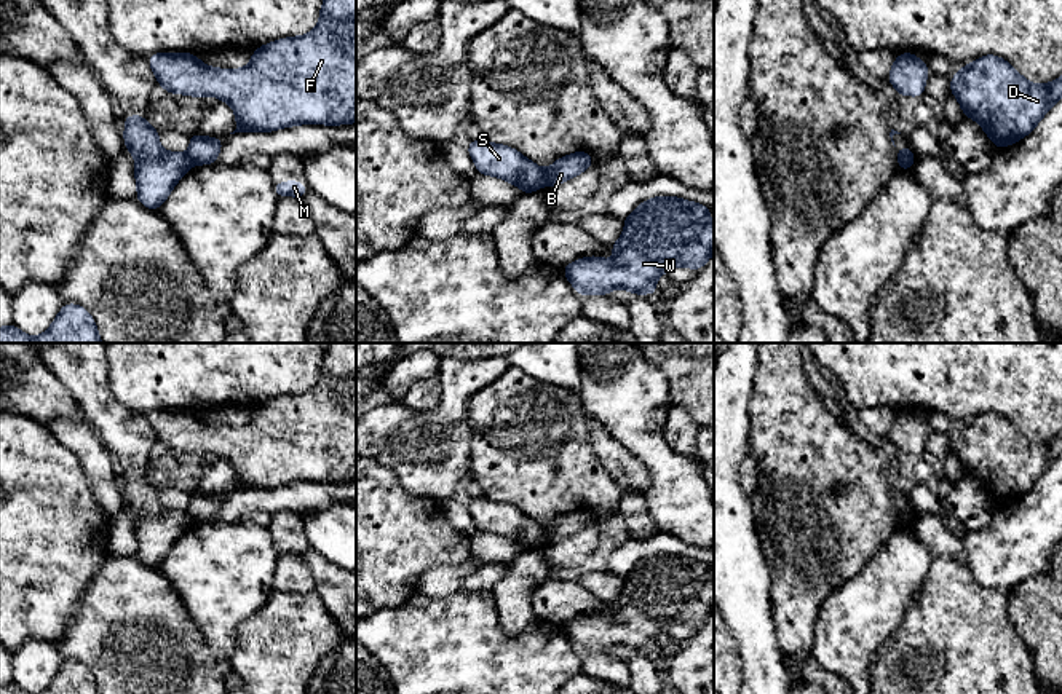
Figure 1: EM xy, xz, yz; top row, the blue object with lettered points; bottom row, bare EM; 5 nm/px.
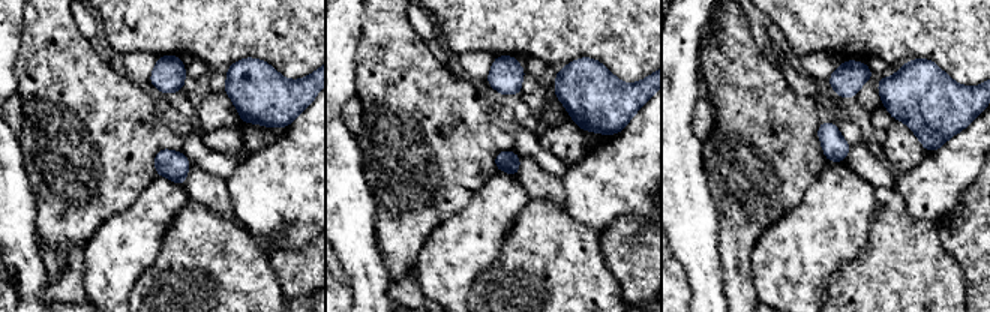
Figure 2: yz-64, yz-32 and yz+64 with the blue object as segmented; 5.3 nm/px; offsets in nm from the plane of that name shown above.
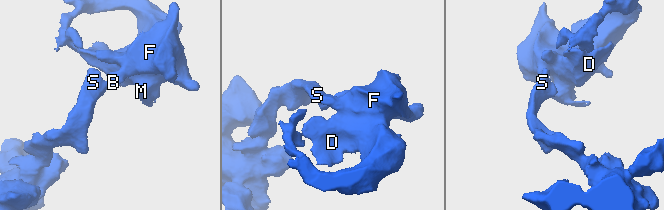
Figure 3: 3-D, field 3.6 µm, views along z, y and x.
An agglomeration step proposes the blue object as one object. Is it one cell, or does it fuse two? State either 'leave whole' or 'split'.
split

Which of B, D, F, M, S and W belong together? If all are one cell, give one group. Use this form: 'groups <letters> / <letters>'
groups B D F M W / S

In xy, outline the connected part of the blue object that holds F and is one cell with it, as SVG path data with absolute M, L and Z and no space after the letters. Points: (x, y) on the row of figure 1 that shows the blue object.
M323 0L313 32L256 48L244 69L208 67L190 53L155 53L147 62L166 93L198 99L211 94L230 104L236 115L236 129L230 134L356 123L356 0Z

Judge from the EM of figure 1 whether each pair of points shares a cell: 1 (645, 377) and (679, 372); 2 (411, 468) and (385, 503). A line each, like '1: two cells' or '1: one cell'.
1: two cells
2: two cells

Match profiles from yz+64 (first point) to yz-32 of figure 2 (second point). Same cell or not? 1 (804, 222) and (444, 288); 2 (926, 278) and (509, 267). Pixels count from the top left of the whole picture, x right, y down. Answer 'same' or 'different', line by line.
1: same
2: same

